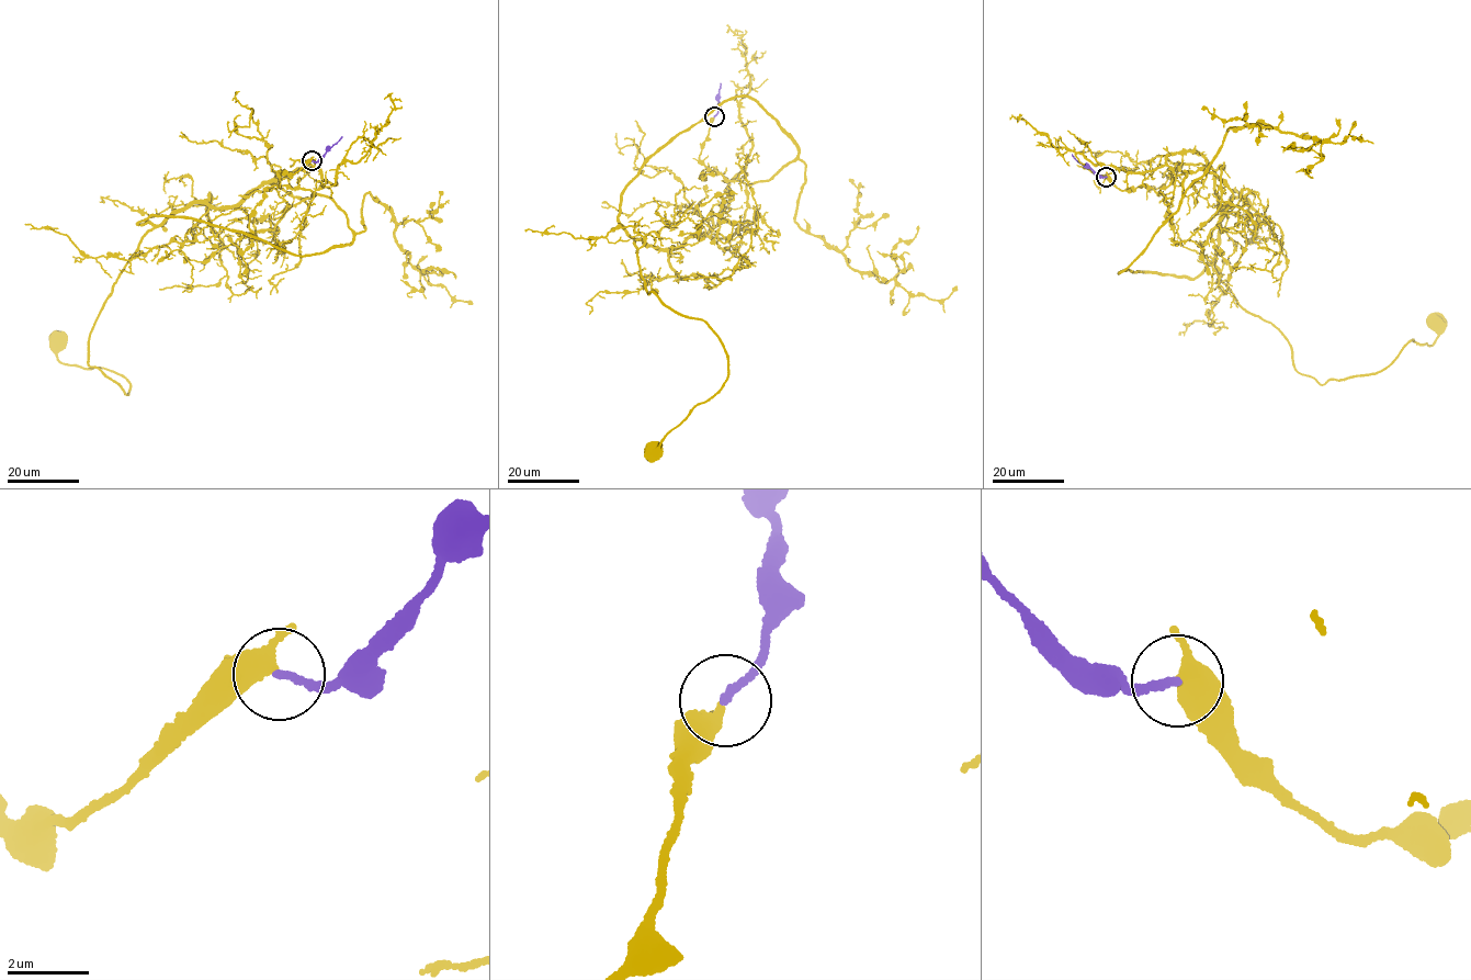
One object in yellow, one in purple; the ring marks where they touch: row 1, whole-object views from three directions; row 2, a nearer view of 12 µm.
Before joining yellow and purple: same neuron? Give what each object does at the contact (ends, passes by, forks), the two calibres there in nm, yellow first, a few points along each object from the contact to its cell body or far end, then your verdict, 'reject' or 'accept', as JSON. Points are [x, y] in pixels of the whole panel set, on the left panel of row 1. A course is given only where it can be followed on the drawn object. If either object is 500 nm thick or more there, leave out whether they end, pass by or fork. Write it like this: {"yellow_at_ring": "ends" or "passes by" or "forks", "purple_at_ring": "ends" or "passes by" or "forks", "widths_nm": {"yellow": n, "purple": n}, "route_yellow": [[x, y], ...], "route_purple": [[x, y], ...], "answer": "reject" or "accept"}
{"yellow_at_ring": "passes by", "purple_at_ring": "ends", "widths_nm": {"yellow": 360, "purple": 180}, "route_yellow": [[312, 160], [280, 186], [329, 198], [349, 243], [303, 256], [151, 215], [88, 341], [128, 393], [57, 340]], "route_purple": [[312, 160], [317, 161], [342, 136]], "answer": "accept"}

